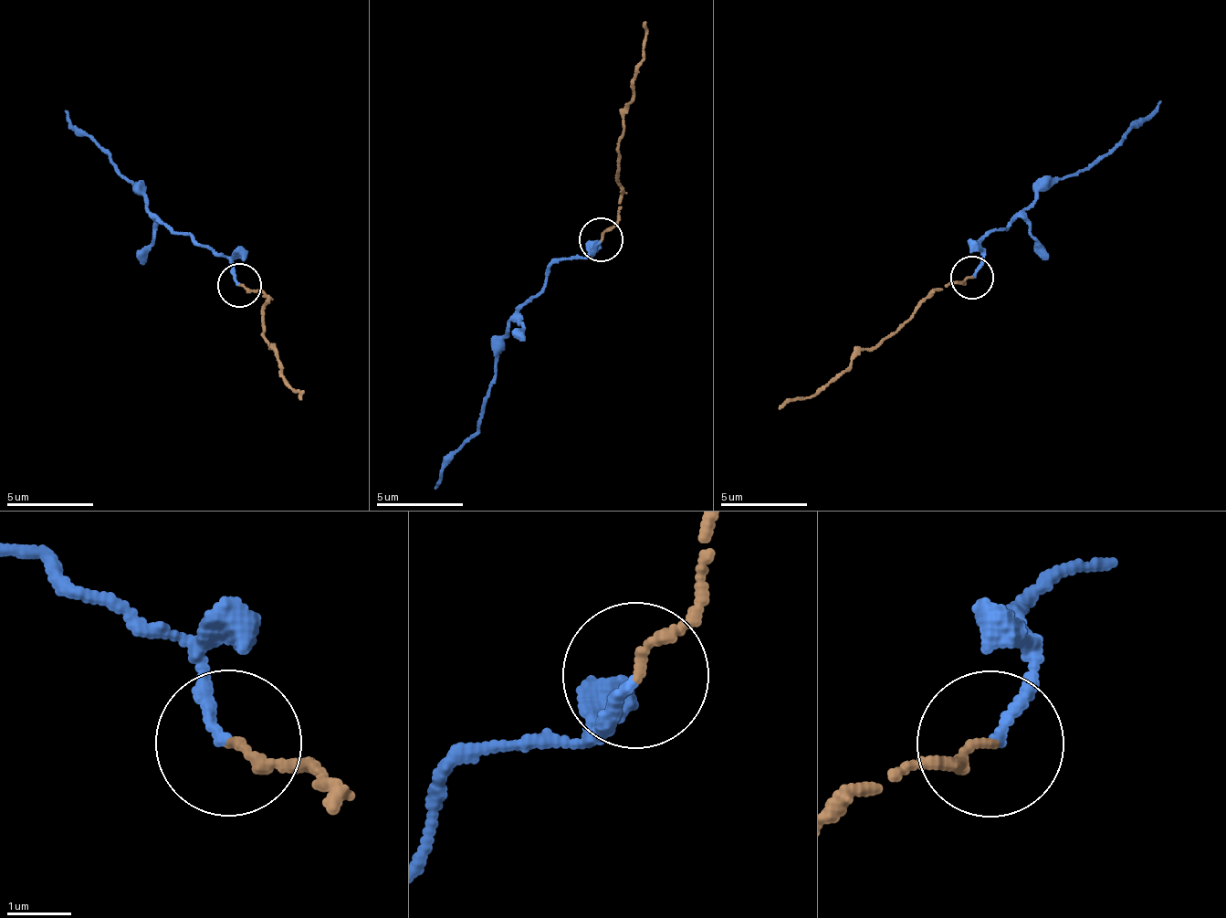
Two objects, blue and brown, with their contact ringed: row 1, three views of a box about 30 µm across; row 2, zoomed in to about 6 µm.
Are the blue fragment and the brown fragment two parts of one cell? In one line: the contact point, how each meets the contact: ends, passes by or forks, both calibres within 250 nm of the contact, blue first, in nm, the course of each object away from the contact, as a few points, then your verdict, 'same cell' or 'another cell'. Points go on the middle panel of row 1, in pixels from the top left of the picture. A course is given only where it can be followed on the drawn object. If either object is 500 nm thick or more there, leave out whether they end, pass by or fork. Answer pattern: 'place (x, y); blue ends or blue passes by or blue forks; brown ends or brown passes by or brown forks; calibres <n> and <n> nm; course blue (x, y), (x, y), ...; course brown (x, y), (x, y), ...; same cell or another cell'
place (601, 239); blue ends; brown ends; calibres 140 and 140 nm; course blue (600, 238), (589, 255), (550, 269), (539, 295), (510, 324), (478, 431), (452, 455), (436, 488); course brown (600, 238), (619, 216), (618, 140), (644, 55), (643, 23); same cell

